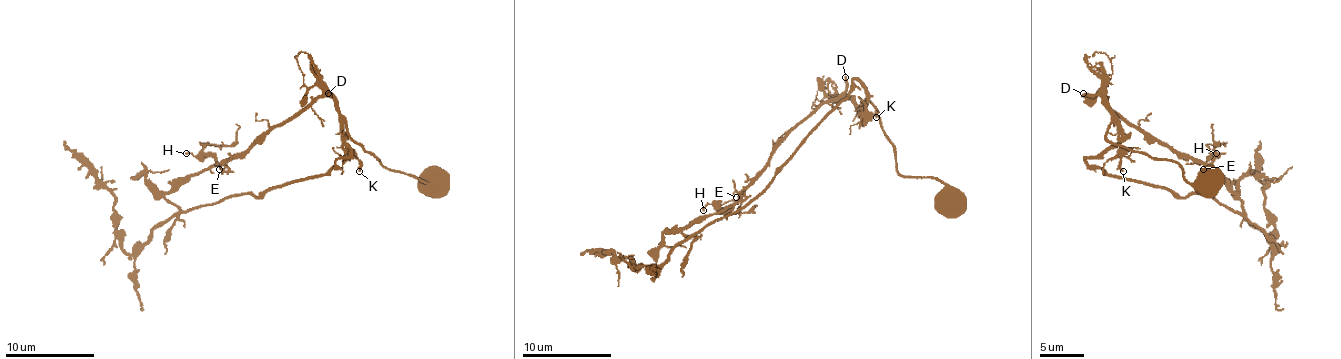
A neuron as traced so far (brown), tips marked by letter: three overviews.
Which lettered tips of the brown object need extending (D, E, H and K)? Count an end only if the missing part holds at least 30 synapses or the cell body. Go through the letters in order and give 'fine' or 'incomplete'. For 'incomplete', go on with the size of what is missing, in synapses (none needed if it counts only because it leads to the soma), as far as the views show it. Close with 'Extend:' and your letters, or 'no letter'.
D: incomplete; 30 synapses
E: fine
H: fine
K: fine
Extend: D

